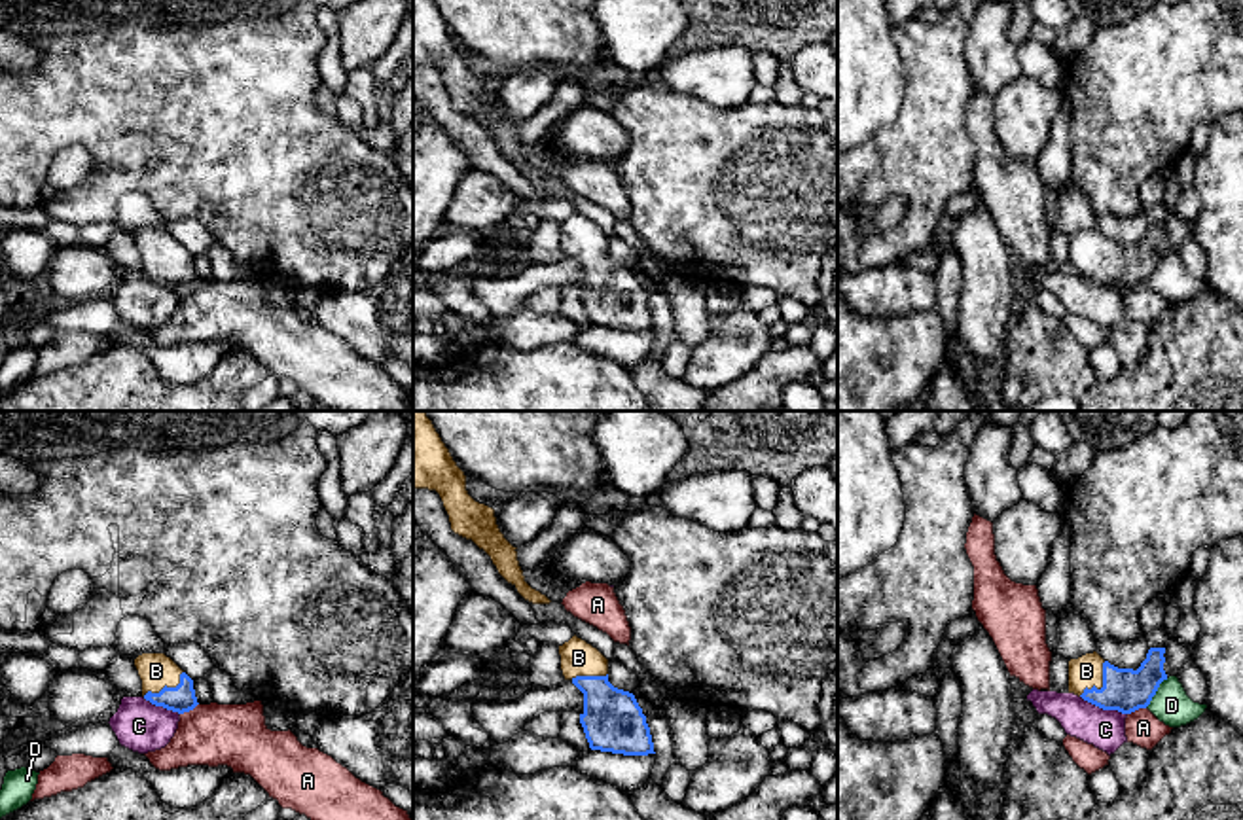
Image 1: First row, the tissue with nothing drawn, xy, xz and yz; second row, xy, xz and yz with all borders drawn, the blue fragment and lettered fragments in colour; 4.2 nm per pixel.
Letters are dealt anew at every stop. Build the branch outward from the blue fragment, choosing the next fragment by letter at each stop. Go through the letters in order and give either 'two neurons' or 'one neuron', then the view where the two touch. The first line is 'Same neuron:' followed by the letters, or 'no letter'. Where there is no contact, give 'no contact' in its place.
Same neuron: B
A: two neurons; contact in xy
B: one neuron; contact in yz
C: two neurons; contact in yz
D: two neurons; contact in yz

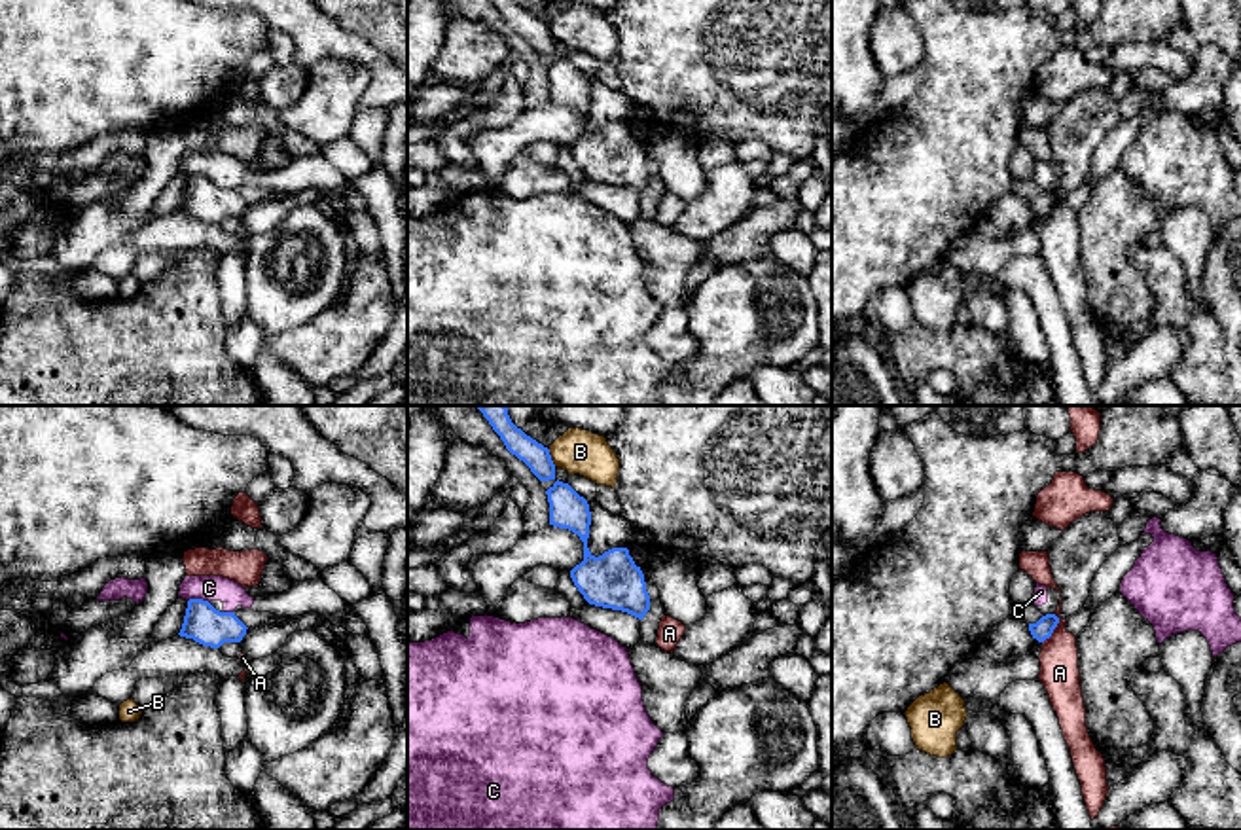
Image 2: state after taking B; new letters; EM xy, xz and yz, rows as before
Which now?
Same neuron: no letter
A: two neurons; contact in yz
B: two neurons; contact in xz
C: two neurons; contact in xy

